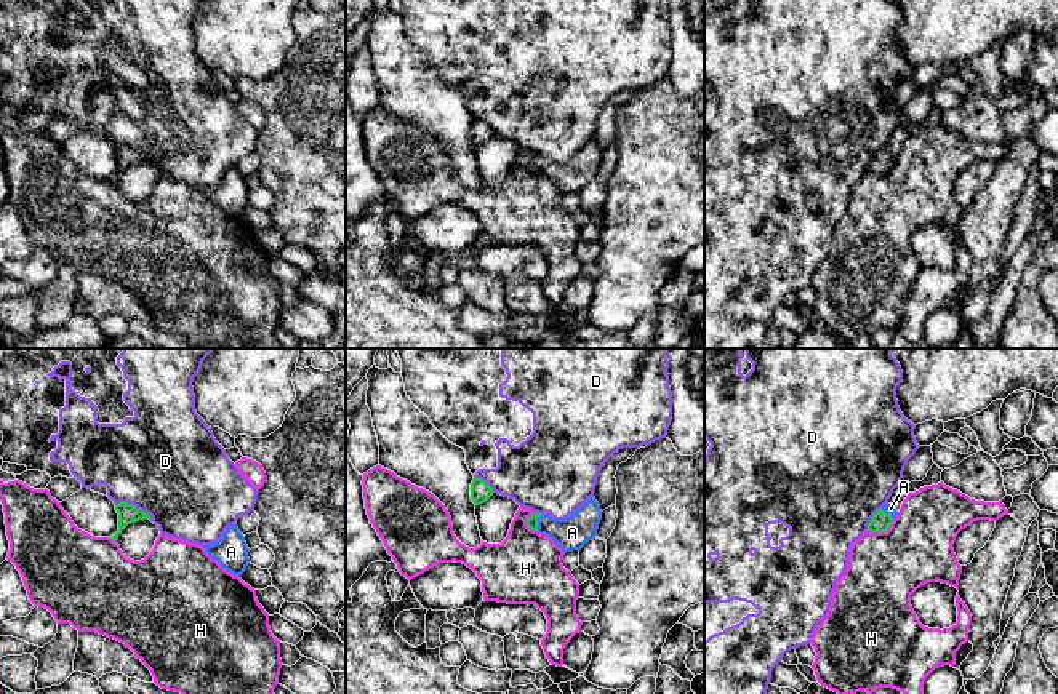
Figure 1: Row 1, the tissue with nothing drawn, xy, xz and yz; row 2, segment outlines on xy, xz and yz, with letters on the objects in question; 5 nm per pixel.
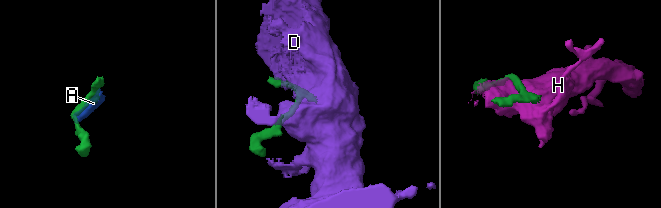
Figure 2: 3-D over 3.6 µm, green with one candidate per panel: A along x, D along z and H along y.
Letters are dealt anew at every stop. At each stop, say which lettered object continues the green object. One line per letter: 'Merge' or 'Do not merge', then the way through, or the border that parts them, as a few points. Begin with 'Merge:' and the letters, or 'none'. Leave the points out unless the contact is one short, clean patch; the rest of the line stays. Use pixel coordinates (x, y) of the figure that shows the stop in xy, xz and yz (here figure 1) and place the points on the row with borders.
Merge: A
A: Merge. Path across: xz (532, 522), (537, 522), (564, 533), (572, 533)
D: Do not merge
H: Do not merge

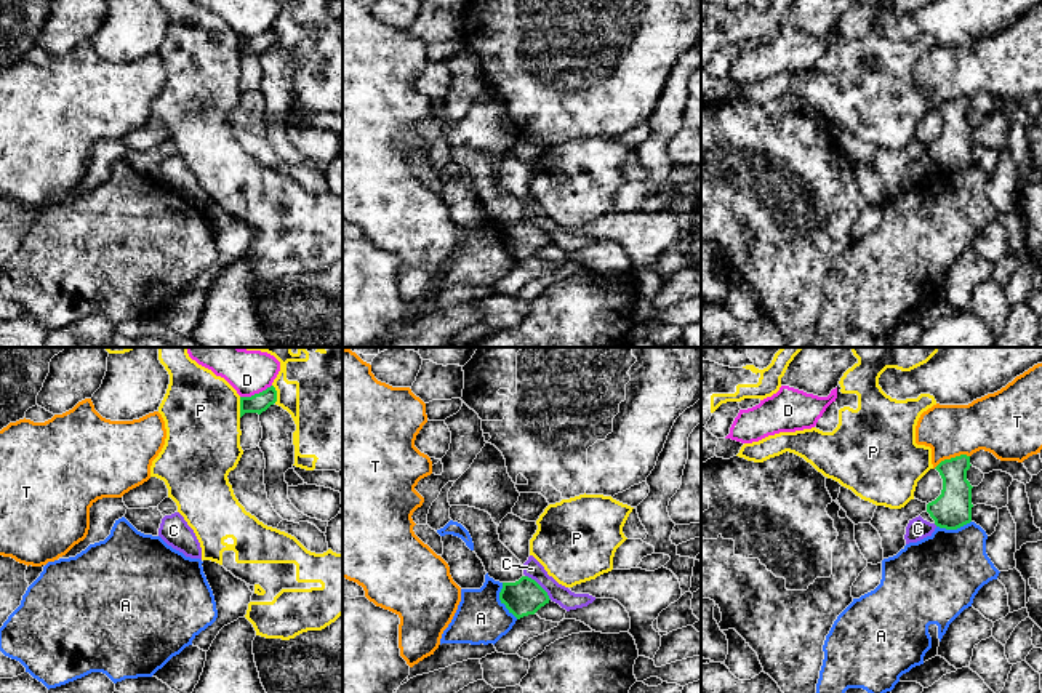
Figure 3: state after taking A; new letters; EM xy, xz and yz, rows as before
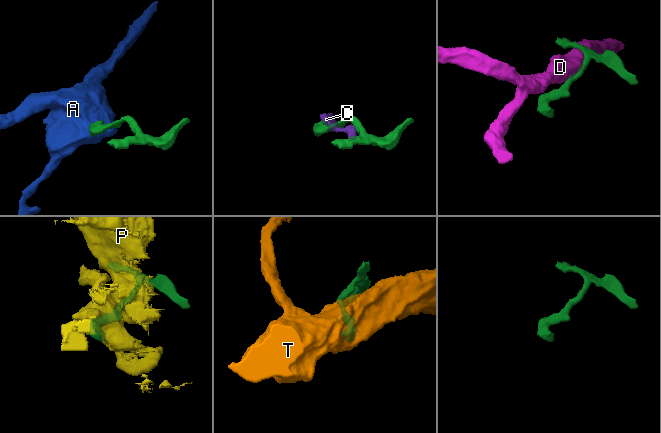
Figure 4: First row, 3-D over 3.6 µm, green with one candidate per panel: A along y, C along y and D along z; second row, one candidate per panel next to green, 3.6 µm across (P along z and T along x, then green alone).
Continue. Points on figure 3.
Merge: none
A: Do not merge. Boundary: xz (501, 583), (500, 600), (517, 618)
C: Do not merge. Boundary: xz (525, 575), (551, 599)
D: Do not merge
P: Do not merge
T: Do not merge. Boundary: yz (969, 455), (945, 458), (933, 468)

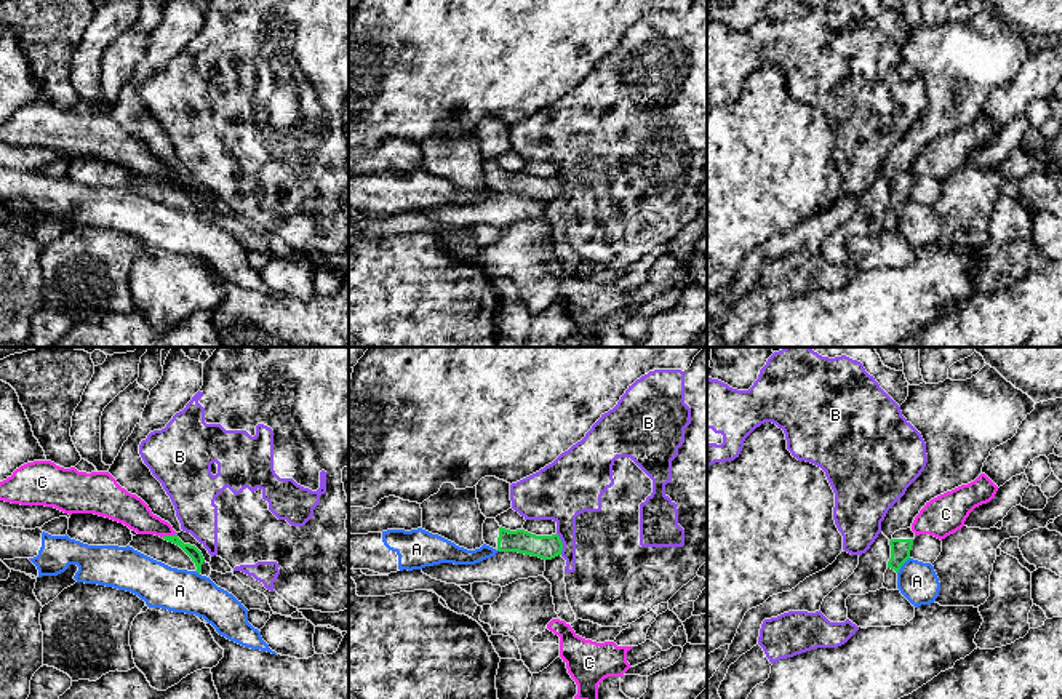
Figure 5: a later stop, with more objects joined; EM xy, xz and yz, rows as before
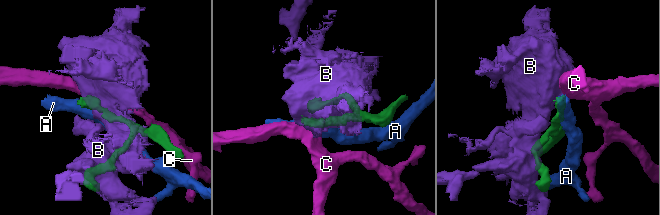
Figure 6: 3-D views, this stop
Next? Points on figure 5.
Merge: none
A: Do not merge. Boundary: yz (909, 557), (898, 573)
B: Do not merge
C: Do not merge. Boundary: xy (176, 533), (162, 536)

